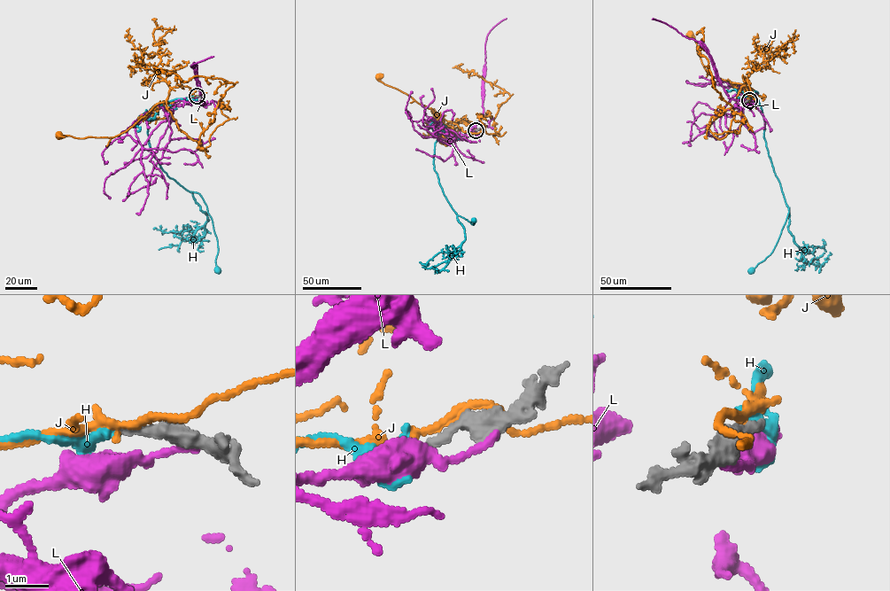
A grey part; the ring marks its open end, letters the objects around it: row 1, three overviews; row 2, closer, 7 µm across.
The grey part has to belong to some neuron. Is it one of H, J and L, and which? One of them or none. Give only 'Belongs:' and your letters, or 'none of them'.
Belongs: H

